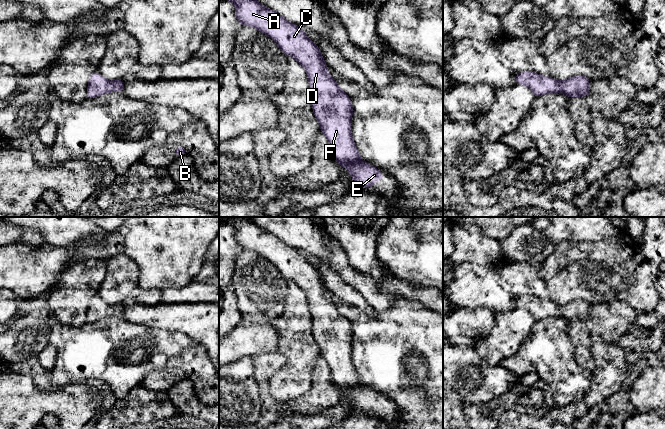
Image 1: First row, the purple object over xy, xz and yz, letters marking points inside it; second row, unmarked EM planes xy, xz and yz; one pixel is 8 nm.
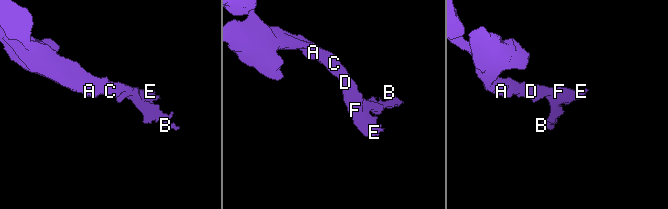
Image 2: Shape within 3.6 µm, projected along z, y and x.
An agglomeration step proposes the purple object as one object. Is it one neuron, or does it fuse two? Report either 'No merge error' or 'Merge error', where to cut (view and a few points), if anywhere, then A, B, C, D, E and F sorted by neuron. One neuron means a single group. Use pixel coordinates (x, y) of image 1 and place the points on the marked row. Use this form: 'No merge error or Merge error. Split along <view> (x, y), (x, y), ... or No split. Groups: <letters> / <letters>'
No merge error. No split. Groups: A B C D E F

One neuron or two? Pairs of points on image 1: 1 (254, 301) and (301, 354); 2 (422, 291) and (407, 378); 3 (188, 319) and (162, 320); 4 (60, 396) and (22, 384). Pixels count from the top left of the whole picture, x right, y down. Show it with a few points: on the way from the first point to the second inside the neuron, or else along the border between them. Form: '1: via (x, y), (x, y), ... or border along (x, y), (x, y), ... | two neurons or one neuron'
1: border along (286, 295), (283, 311), (275, 317) | two neurons
2: border along (397, 297), (418, 301), (432, 311) | two neurons
3: via (182, 319), (168, 319) | one neuron
4: via (51, 397), (35, 397), (31, 393) | one neuron

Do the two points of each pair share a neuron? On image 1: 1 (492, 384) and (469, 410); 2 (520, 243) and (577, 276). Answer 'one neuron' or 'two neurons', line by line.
1: two neurons
2: two neurons

